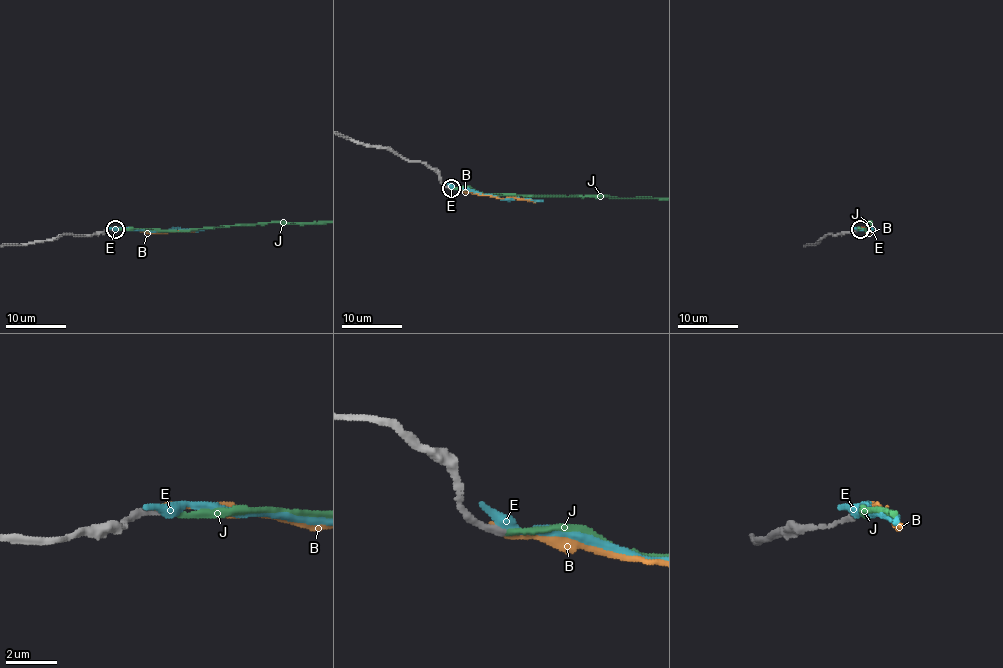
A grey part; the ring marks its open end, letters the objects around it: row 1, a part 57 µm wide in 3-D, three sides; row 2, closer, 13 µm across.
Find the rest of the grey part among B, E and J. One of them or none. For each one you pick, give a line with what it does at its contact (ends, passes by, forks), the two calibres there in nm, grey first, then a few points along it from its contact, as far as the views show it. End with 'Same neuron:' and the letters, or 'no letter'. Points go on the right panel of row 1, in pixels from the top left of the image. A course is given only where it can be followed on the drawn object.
J: it ends there; 300 nm thick on the grey side, 220 nm on the other
Same neuron: J

